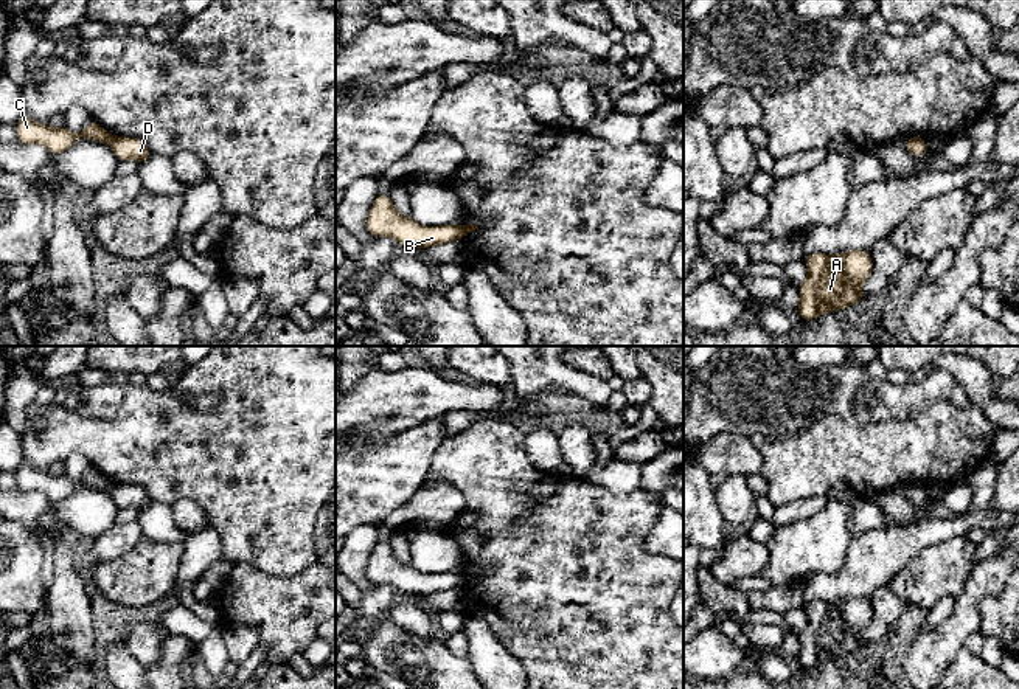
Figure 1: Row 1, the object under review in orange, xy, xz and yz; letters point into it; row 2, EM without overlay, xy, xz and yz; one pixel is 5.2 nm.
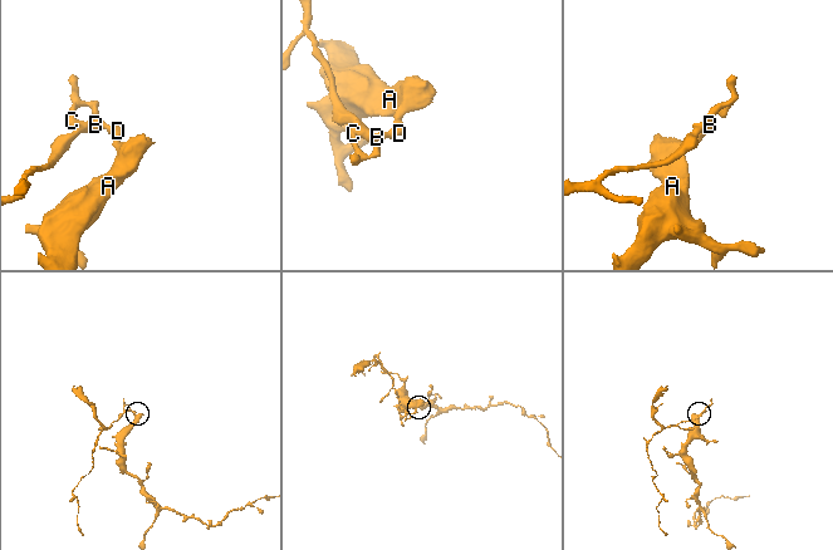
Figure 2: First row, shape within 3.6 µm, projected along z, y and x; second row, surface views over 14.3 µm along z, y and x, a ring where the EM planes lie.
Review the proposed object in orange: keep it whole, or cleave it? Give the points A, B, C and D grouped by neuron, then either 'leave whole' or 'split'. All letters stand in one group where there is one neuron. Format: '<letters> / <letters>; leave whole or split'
A D / B C; split

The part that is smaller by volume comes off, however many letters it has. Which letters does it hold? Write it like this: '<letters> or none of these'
B, C

